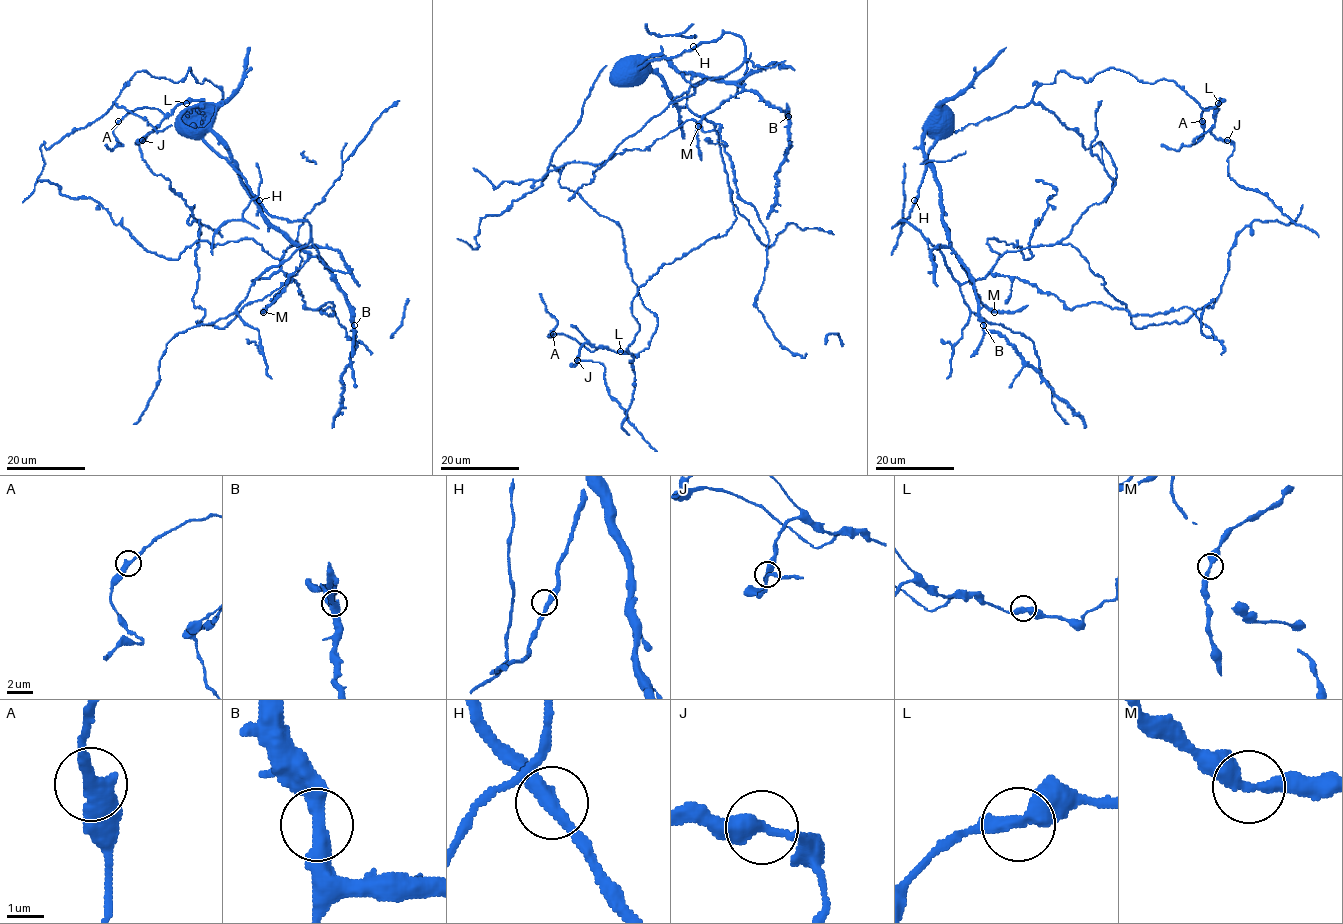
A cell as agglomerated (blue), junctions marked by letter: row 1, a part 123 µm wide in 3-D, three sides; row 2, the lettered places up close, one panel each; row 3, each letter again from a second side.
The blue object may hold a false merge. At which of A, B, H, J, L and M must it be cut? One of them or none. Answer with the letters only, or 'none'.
none

